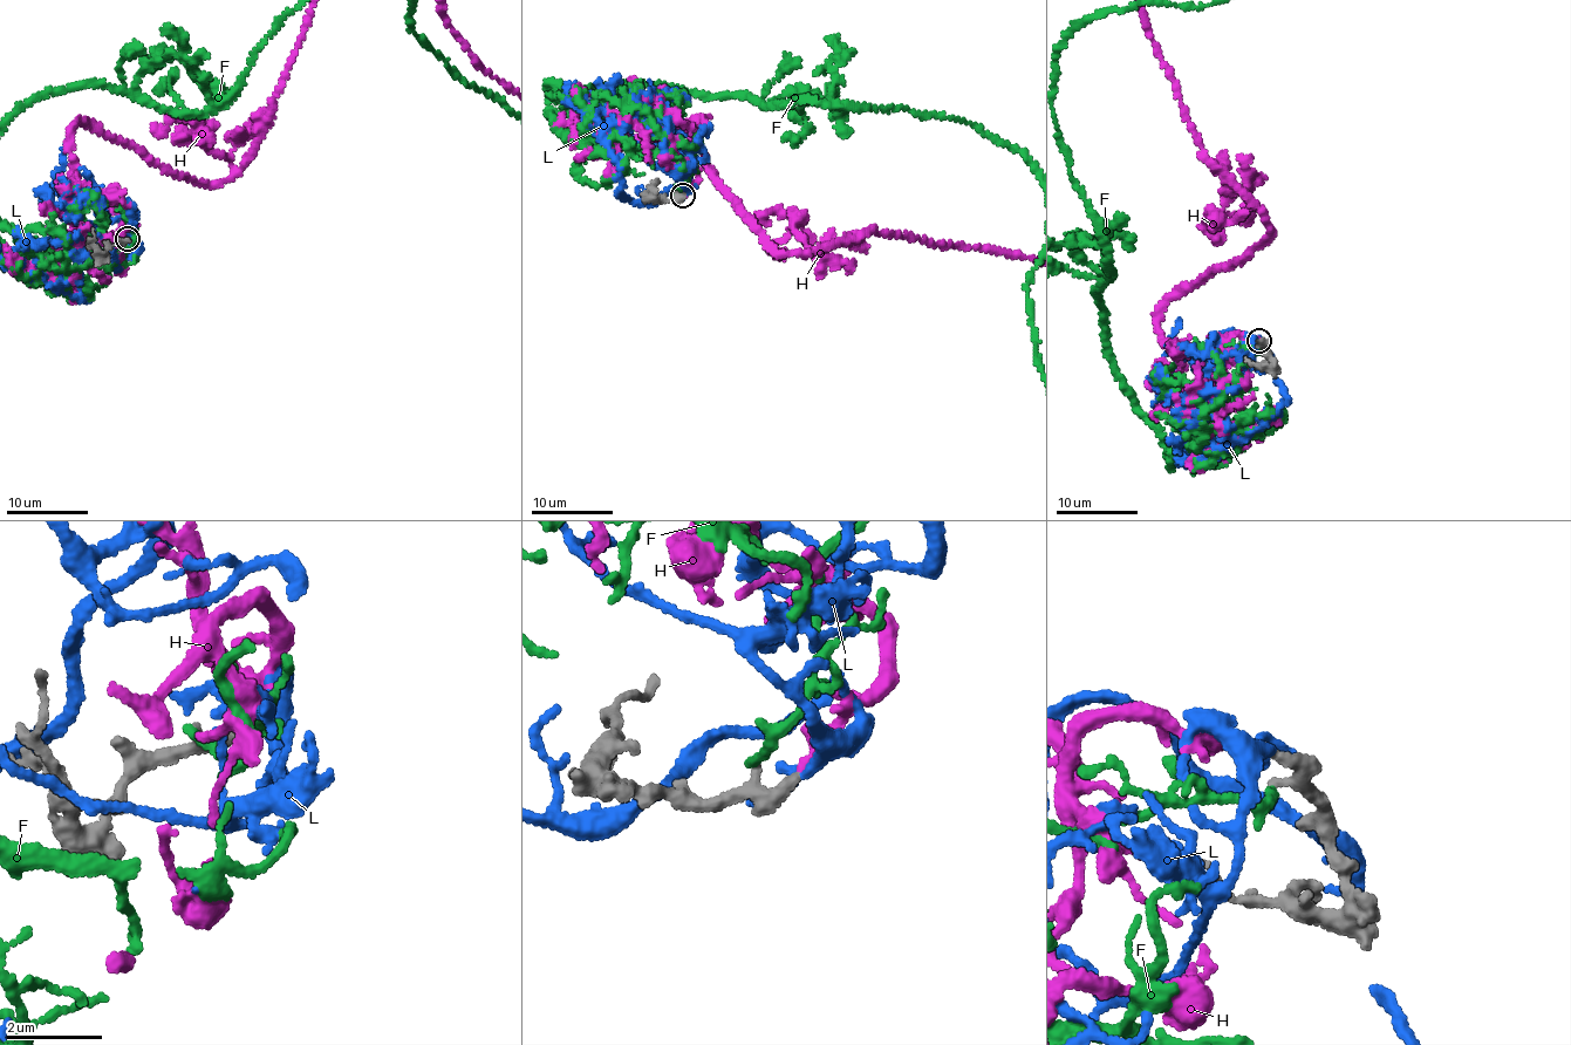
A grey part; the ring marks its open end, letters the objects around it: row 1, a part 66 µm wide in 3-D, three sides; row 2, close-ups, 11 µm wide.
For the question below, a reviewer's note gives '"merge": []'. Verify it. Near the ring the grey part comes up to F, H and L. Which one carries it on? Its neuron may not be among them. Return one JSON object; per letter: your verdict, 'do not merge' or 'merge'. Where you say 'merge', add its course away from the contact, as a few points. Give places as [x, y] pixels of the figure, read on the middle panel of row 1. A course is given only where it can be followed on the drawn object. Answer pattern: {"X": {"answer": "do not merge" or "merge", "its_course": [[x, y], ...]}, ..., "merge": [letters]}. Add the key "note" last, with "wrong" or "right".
{"F": {"answer": "do not merge"}, "H": {"answer": "merge"}, "L": {"answer": "do not merge"}, "merge": ["H"], "note": "wrong"}

